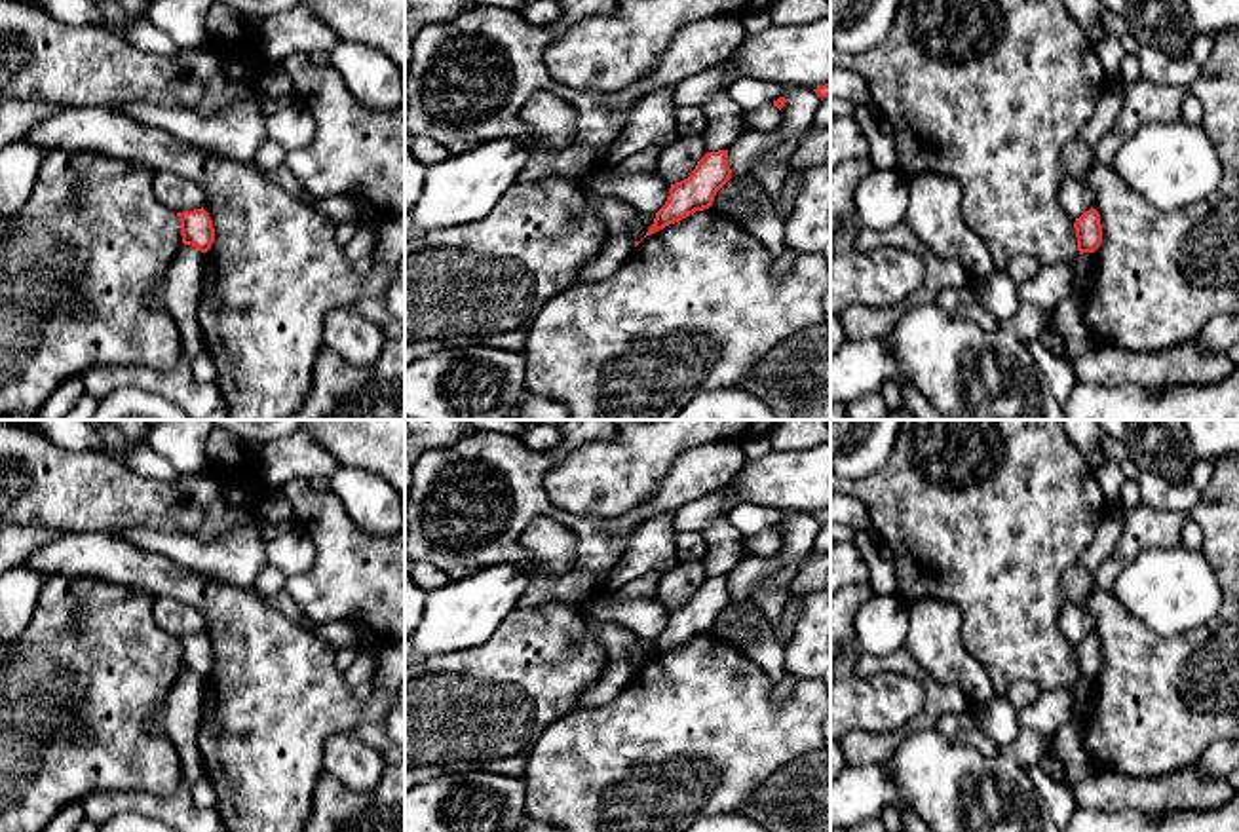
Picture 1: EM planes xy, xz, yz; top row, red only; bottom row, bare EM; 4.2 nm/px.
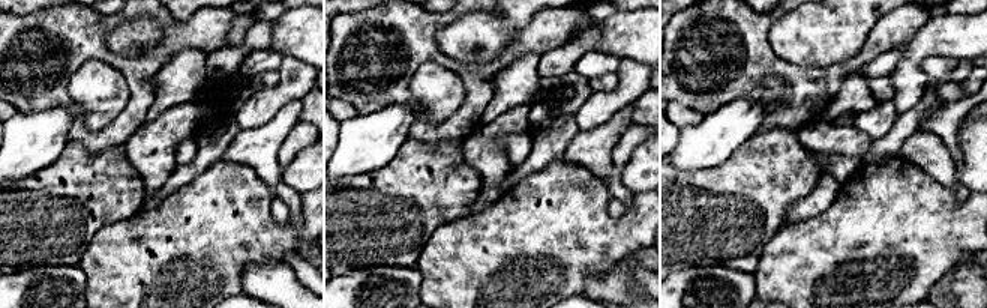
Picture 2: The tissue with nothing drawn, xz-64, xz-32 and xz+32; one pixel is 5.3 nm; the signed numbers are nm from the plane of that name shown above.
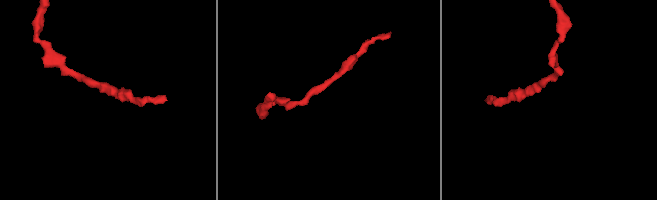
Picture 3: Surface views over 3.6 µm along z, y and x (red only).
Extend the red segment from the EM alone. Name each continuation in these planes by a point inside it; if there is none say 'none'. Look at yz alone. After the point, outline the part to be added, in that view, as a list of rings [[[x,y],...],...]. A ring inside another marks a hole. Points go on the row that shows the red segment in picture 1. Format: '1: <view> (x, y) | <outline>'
none

